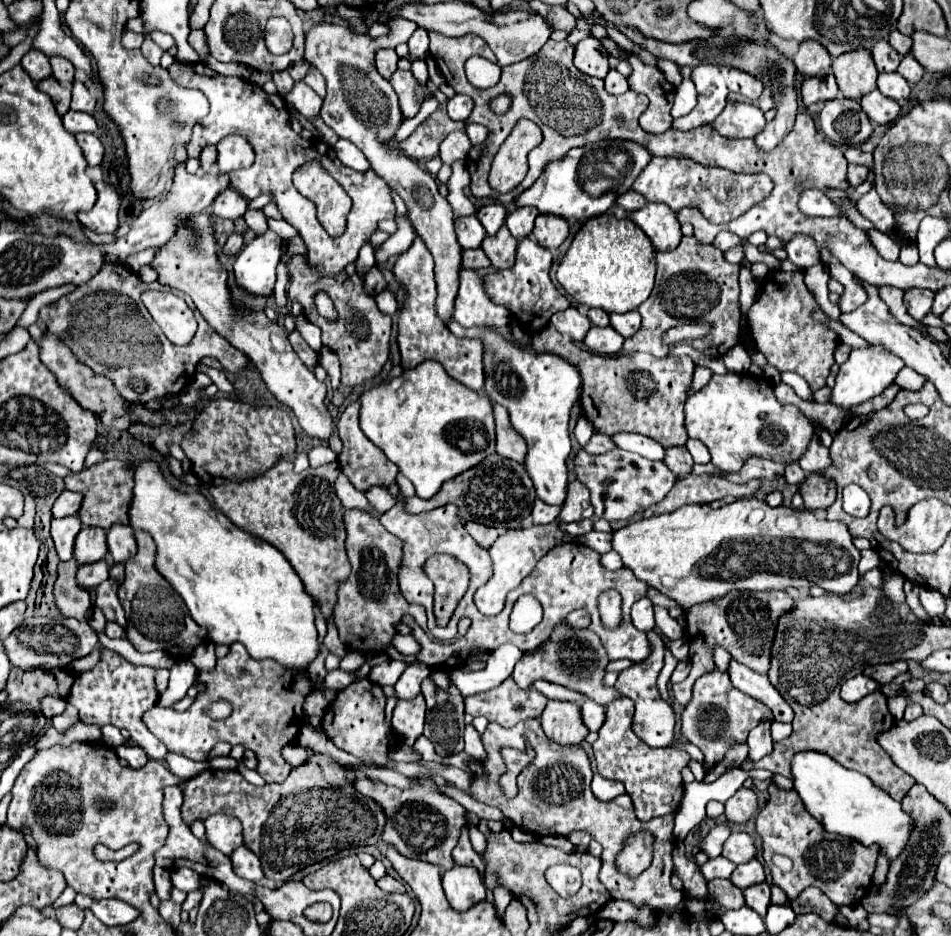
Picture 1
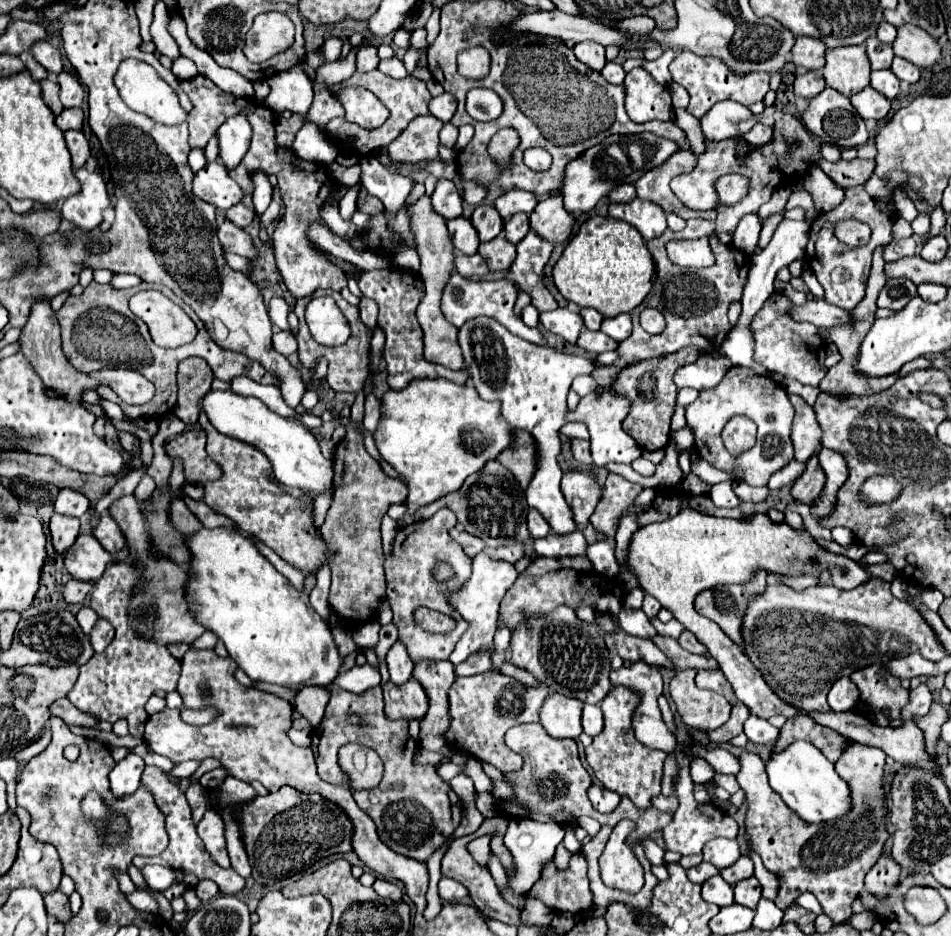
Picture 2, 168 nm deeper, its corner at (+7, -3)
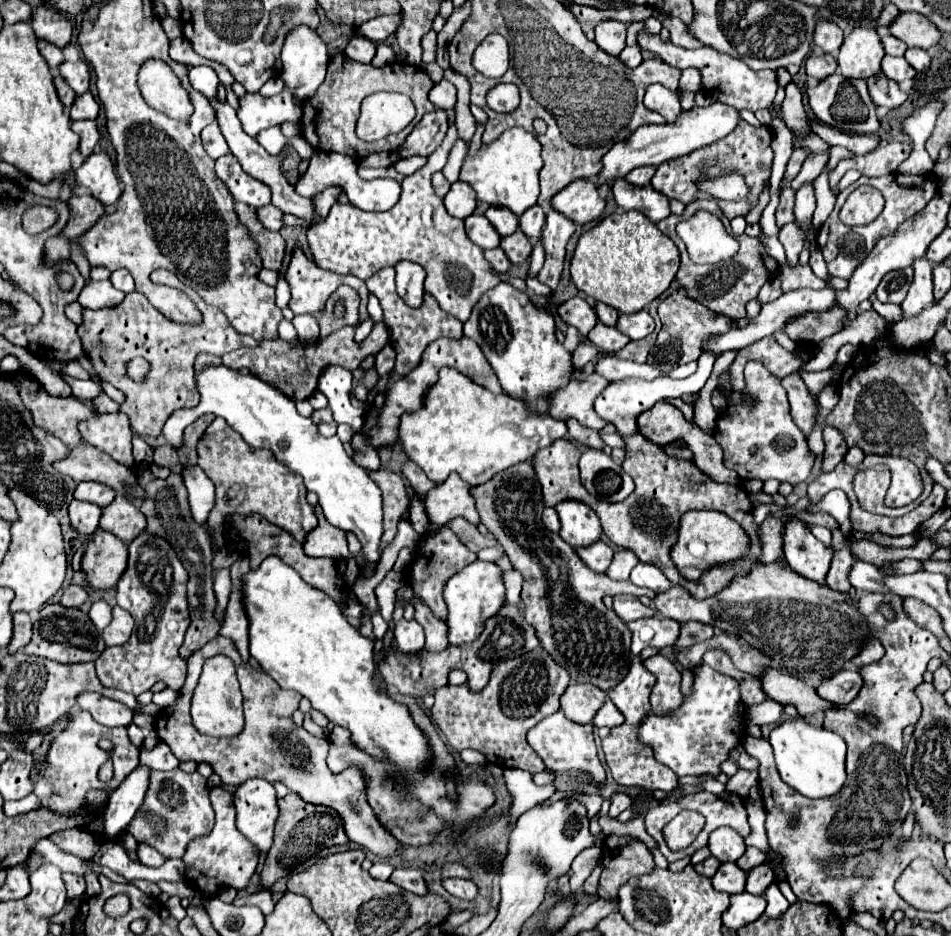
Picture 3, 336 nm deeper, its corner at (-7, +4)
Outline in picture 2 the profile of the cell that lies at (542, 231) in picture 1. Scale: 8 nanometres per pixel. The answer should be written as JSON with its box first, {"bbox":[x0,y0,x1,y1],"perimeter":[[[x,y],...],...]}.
{"bbox":[530,195,576,243],"perimeter":[[[550,195],[530,213],[530,227],[552,243],[564,243],[570,237],[574,223],[576,217],[564,209],[562,195]]]}

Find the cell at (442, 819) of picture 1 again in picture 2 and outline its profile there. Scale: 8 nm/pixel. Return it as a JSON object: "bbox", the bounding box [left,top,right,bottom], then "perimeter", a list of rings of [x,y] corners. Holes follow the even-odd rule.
{"bbox":[312,685,464,861],"perimeter":[[[338,685],[332,687],[326,715],[322,723],[312,731],[312,751],[316,757],[318,775],[322,779],[344,779],[338,767],[338,749],[346,743],[358,743],[374,749],[384,763],[382,783],[370,791],[356,791],[354,799],[358,807],[372,817],[380,839],[392,851],[418,861],[426,861],[460,825],[464,803],[436,773],[436,765],[420,765],[414,761],[414,755],[418,753],[418,741],[408,735],[408,721],[392,721],[384,715],[380,687],[370,687],[360,695],[344,691]],[[348,715],[360,715],[364,725],[352,727],[348,723]]]}

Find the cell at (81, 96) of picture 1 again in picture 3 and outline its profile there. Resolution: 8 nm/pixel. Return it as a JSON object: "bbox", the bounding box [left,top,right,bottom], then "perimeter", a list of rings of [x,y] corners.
{"bbox":[60,60,90,94],"perimeter":[[[84,60],[60,64],[60,74],[76,94],[84,94],[90,88],[90,70]]]}

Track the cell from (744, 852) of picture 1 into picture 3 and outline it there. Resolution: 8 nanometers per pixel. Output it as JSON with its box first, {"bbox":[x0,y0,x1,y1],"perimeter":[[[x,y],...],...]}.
{"bbox":[708,828,746,862],"perimeter":[[[718,828],[710,834],[708,848],[720,862],[736,862],[744,854],[746,844],[744,838],[738,836],[738,832],[732,828]]]}

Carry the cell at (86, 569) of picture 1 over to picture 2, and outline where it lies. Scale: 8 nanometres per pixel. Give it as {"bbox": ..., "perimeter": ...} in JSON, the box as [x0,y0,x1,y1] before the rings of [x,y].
{"bbox":[62,579,92,605],"perimeter":[[[70,579],[68,583],[66,583],[66,587],[64,587],[64,591],[62,591],[62,597],[64,597],[64,601],[66,603],[70,603],[70,605],[74,605],[74,603],[84,603],[84,599],[86,599],[86,595],[92,591],[92,583],[80,583],[80,581],[76,581],[76,579]]]}

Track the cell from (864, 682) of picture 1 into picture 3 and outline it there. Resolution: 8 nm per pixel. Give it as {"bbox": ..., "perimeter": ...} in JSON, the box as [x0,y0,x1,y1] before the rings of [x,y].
{"bbox":[816,670,862,706],"perimeter":[[[842,670],[834,678],[824,680],[816,692],[828,702],[846,706],[850,698],[854,698],[862,688],[862,676],[858,670]]]}

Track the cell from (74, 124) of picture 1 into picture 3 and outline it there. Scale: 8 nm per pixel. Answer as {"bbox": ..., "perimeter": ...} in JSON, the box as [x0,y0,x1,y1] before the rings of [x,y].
{"bbox":[70,92,98,120],"perimeter":[[[90,92],[78,96],[70,108],[70,118],[72,120],[94,120],[98,116],[98,102]]]}

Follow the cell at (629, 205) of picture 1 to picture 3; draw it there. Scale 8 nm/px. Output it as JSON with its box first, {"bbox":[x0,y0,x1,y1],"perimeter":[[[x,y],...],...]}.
{"bbox":[626,166,656,186],"perimeter":[[[650,166],[634,168],[634,170],[626,176],[626,180],[628,180],[632,186],[648,186],[650,180],[652,180],[652,176],[654,176],[654,172],[656,172],[656,168],[650,168]]]}

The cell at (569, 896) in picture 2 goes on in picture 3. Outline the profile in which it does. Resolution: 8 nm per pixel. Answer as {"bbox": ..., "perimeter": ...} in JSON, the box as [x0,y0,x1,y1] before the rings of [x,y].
{"bbox":[584,866,602,898],"perimeter":[[[596,866],[596,868],[594,868],[594,872],[592,872],[592,874],[586,878],[586,882],[584,882],[584,892],[586,892],[588,896],[592,896],[592,898],[596,898],[596,886],[598,886],[600,872],[602,872],[602,868],[600,868],[600,866]]]}

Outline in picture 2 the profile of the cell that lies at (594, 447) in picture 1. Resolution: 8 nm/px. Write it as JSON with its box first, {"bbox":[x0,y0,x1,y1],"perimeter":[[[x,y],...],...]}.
{"bbox":[572,439,592,465],"perimeter":[[[572,439],[572,455],[574,455],[576,461],[580,461],[584,465],[592,463],[592,457],[590,457],[590,451],[588,451],[588,441]]]}

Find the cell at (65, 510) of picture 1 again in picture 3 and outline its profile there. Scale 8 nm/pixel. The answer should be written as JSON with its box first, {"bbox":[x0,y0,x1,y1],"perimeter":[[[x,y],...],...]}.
{"bbox":[74,482,116,508],"perimeter":[[[80,482],[74,490],[74,498],[82,502],[92,502],[98,504],[100,508],[106,508],[114,500],[116,492],[100,482]]]}

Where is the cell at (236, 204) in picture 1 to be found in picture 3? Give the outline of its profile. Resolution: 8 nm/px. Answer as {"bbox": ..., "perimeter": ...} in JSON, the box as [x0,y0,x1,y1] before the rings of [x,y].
{"bbox":[256,204,282,230],"perimeter":[[[266,204],[262,208],[256,208],[258,212],[258,220],[262,220],[262,224],[268,230],[280,230],[282,228],[282,210],[278,210],[274,204]]]}

